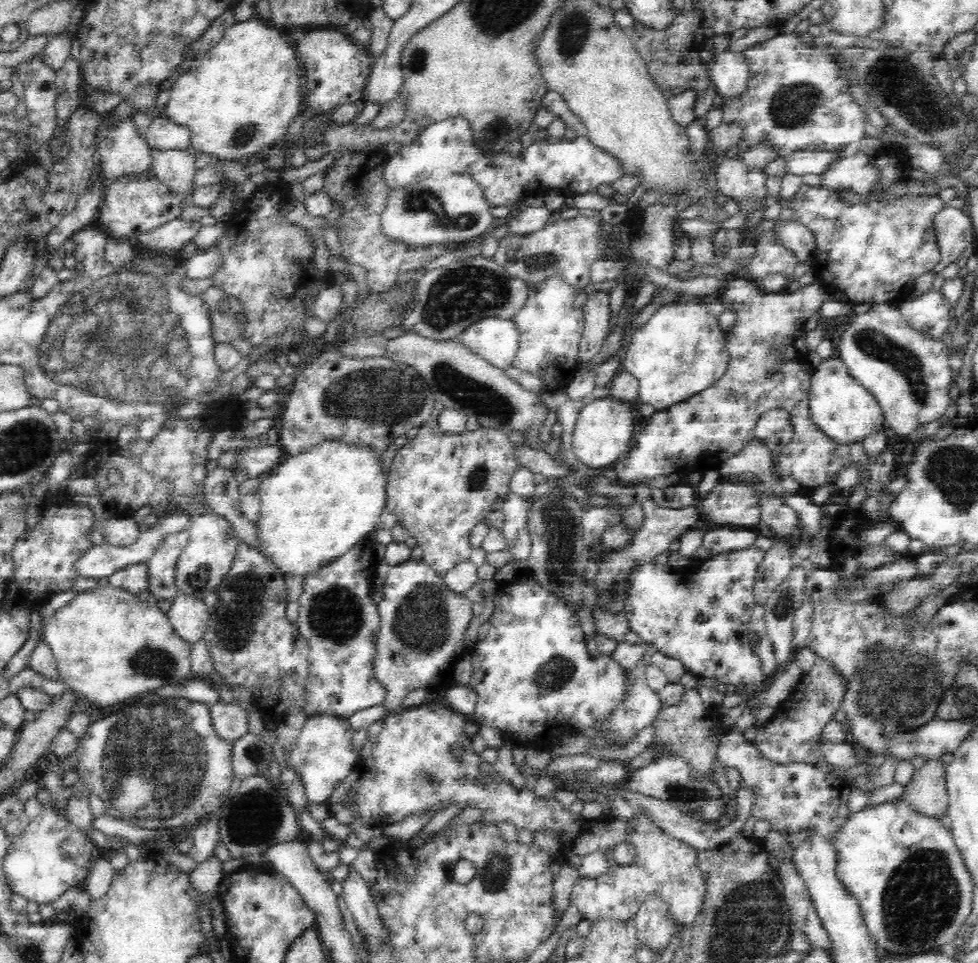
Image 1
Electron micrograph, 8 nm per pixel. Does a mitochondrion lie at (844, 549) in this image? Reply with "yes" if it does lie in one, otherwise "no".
yes

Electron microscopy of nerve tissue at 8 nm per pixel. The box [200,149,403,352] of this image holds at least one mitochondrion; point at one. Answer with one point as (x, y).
(274, 318)

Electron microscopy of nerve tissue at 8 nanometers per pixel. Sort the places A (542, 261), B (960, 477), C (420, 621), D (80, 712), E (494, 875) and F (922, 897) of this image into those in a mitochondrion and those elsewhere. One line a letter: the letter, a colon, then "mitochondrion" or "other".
A: mitochondrion
B: mitochondrion
C: mitochondrion
D: other
E: mitochondrion
F: mitochondrion

